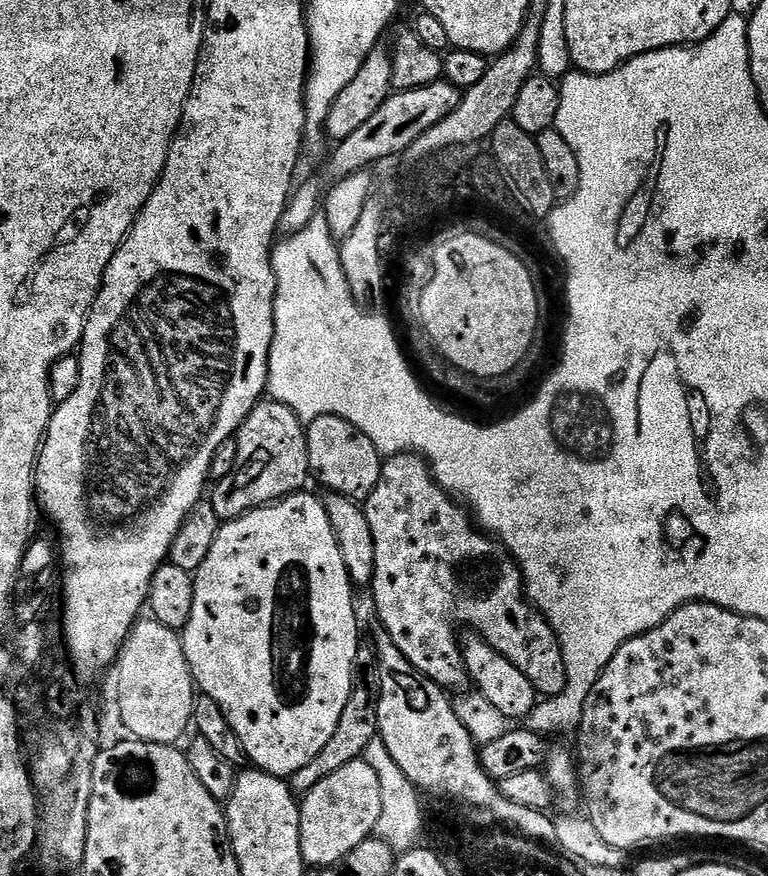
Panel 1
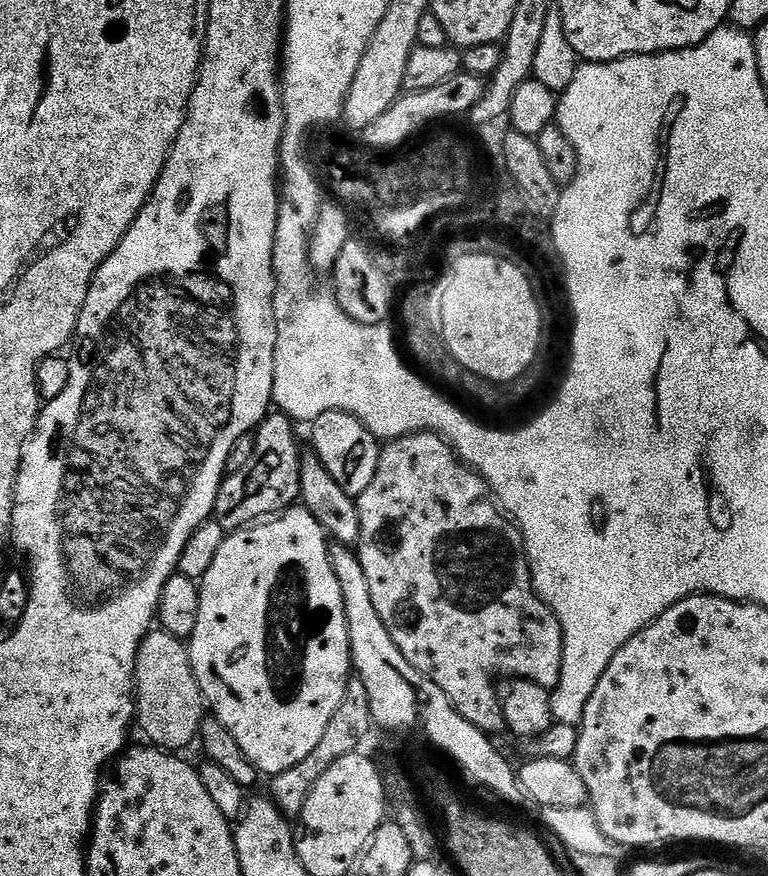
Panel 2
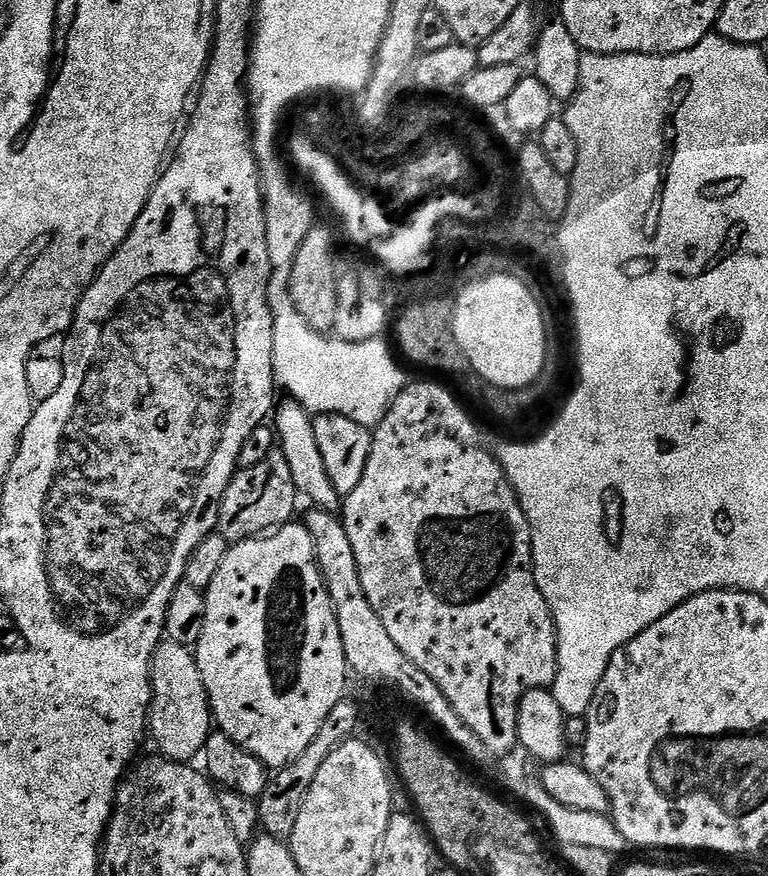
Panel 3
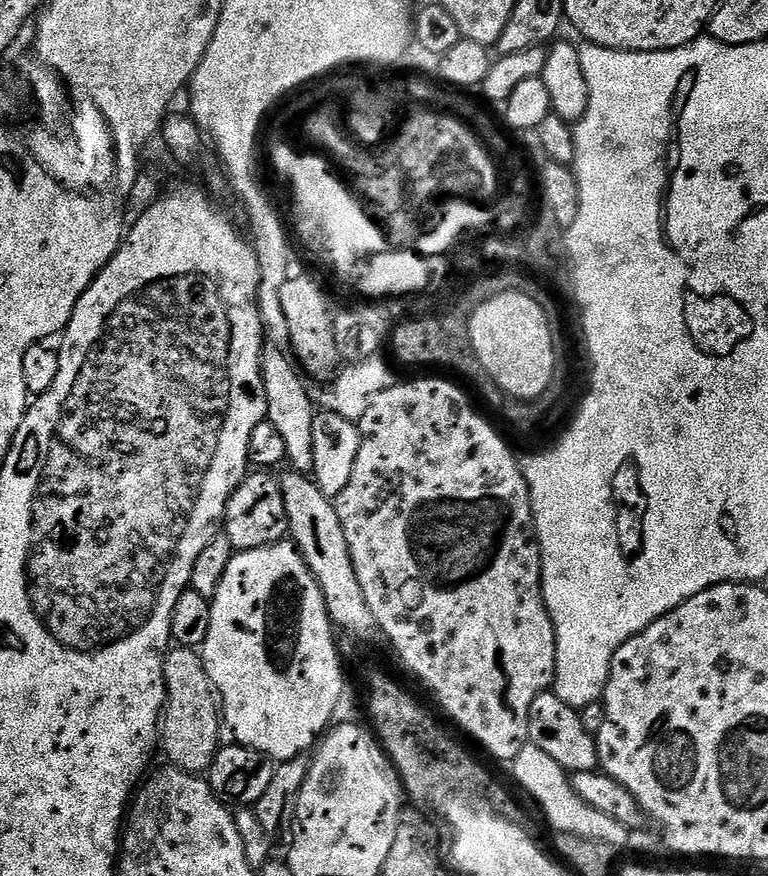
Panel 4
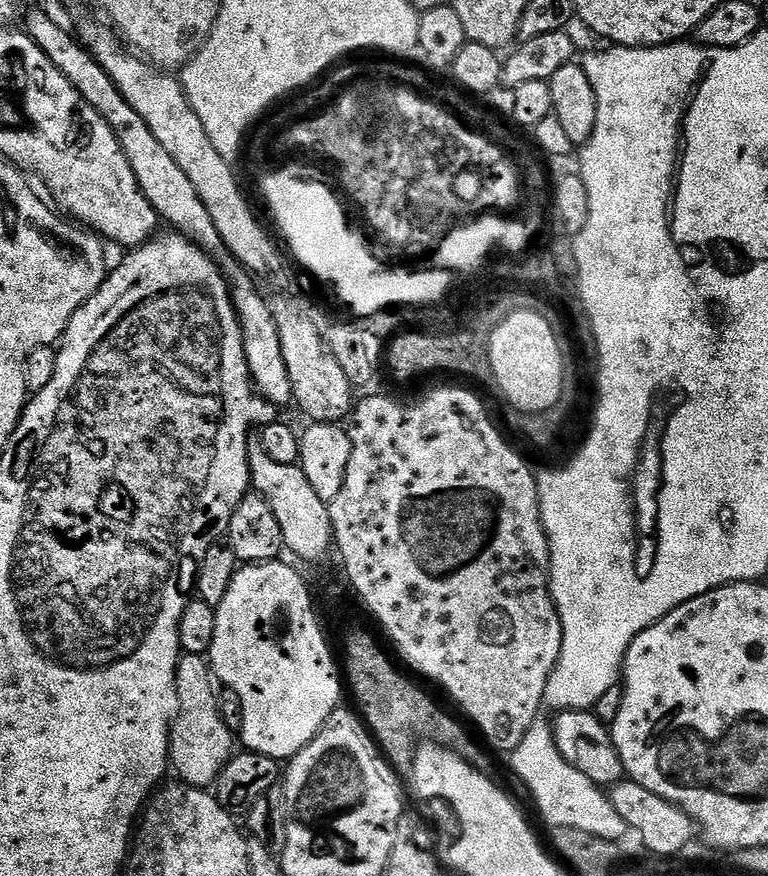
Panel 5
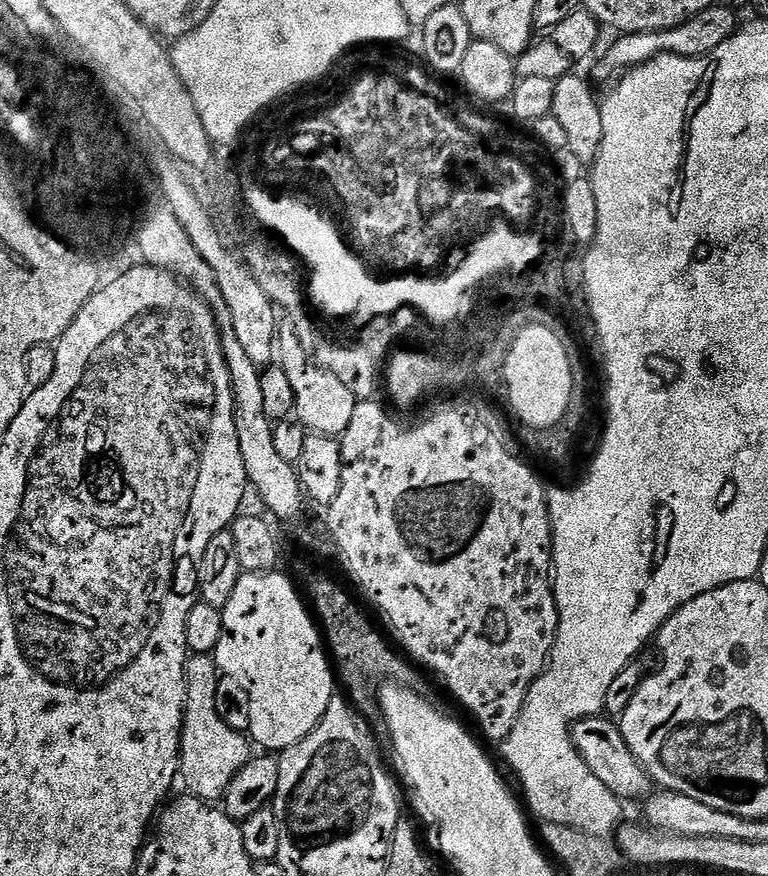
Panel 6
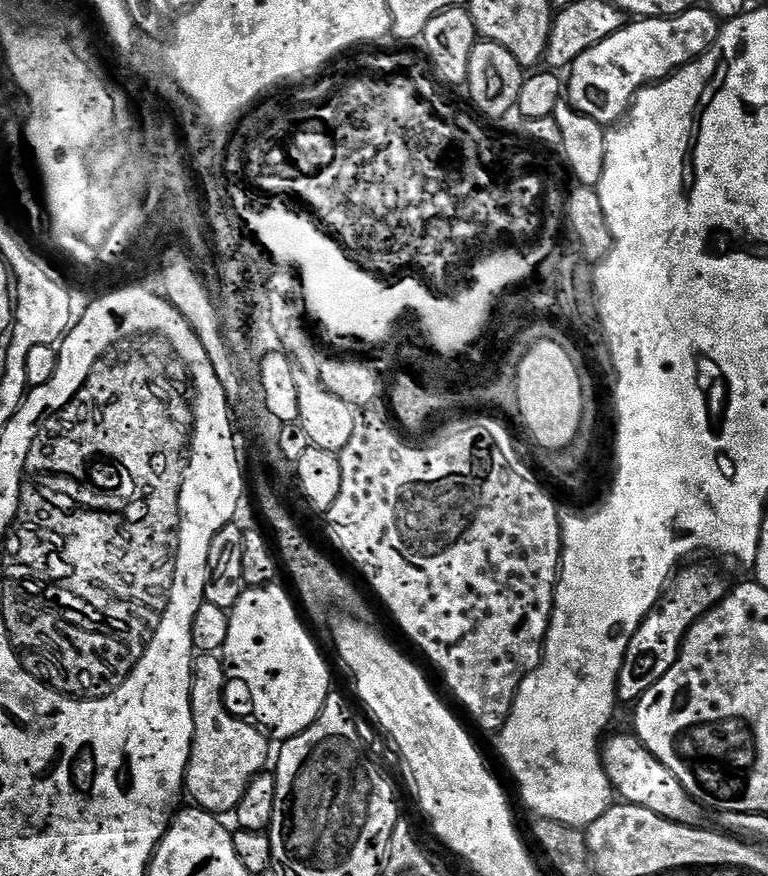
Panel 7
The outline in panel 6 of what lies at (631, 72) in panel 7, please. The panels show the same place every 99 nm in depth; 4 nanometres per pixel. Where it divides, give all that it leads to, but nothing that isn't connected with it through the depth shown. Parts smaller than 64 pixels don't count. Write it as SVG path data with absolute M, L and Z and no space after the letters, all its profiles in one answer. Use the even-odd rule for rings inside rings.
M713 3L712 7L702 10L698 15L692 16L684 23L674 26L670 30L661 32L633 32L621 35L620 40L612 44L612 49L608 52L608 64L612 68L627 70L638 64L645 64L648 60L653 60L661 54L671 54L673 56L708 56L726 38L730 38L736 33L738 21L737 13L733 9L724 7L723 3Z

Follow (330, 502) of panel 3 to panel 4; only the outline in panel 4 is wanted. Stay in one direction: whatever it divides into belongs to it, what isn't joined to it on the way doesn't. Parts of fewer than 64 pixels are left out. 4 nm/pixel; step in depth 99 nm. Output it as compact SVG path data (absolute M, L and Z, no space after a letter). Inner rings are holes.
M280 346L265 347L264 356L260 360L266 418L286 442L286 461L289 465L292 464L291 471L296 474L308 474L314 466L314 418L318 408L317 405L312 405L312 396L304 385L305 377L290 358L288 361L284 351Z

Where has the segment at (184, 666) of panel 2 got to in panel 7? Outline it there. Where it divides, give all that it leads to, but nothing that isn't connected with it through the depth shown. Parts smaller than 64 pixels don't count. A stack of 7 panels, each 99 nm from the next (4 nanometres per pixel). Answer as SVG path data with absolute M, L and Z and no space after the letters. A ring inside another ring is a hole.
M219 655L195 657L192 665L194 739L184 782L195 807L217 814L232 814L242 802L242 794L246 794L253 778L269 767L269 737L255 723L247 724L228 713L224 705L224 672L226 676L226 665Z

